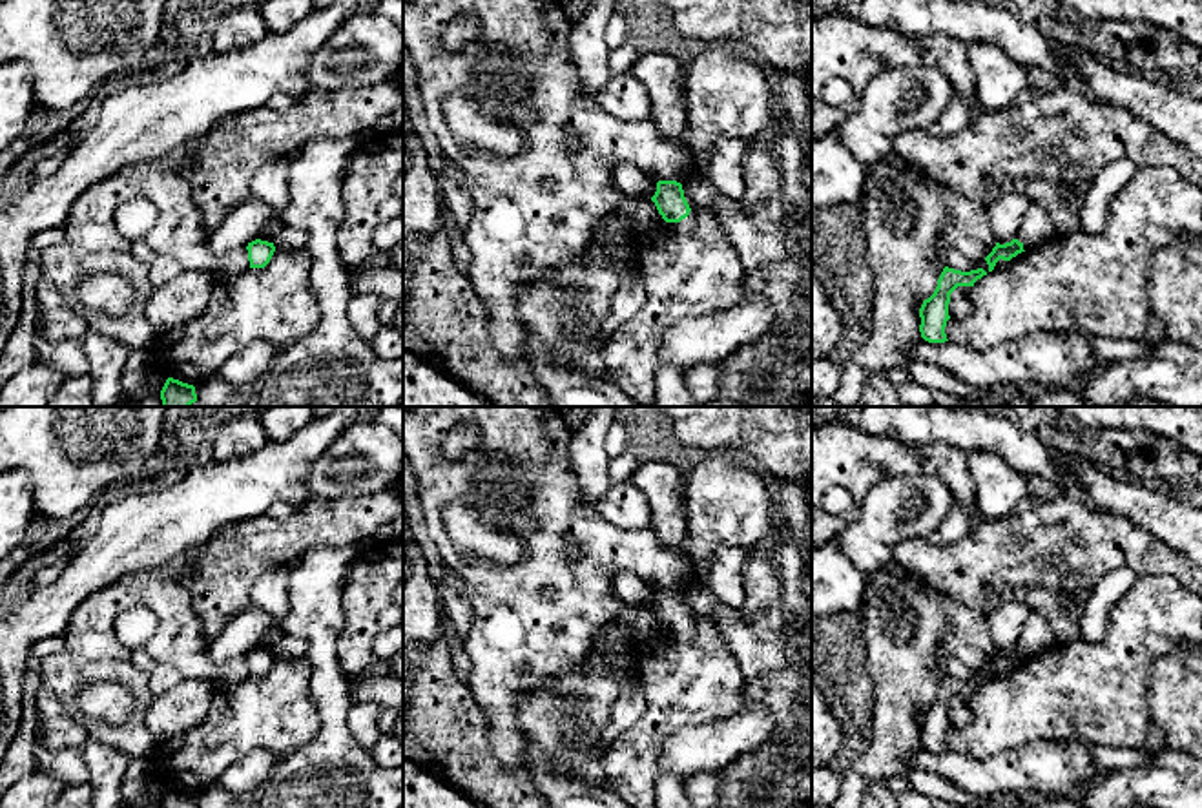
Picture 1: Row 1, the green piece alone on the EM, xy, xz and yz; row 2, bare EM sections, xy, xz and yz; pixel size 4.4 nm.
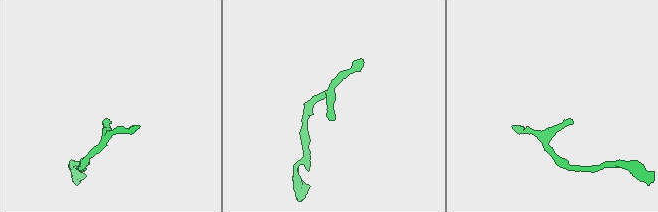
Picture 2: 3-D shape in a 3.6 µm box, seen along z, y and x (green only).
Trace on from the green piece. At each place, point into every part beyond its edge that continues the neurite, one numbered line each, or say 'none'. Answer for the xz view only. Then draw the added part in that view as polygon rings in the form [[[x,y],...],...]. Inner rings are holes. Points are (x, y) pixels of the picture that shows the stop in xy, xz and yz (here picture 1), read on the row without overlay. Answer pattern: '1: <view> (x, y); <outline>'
1: xz (686, 633); [[[691,618],[689,624],[680,631],[666,631],[666,633],[675,640],[691,642],[695,638],[695,622]]]

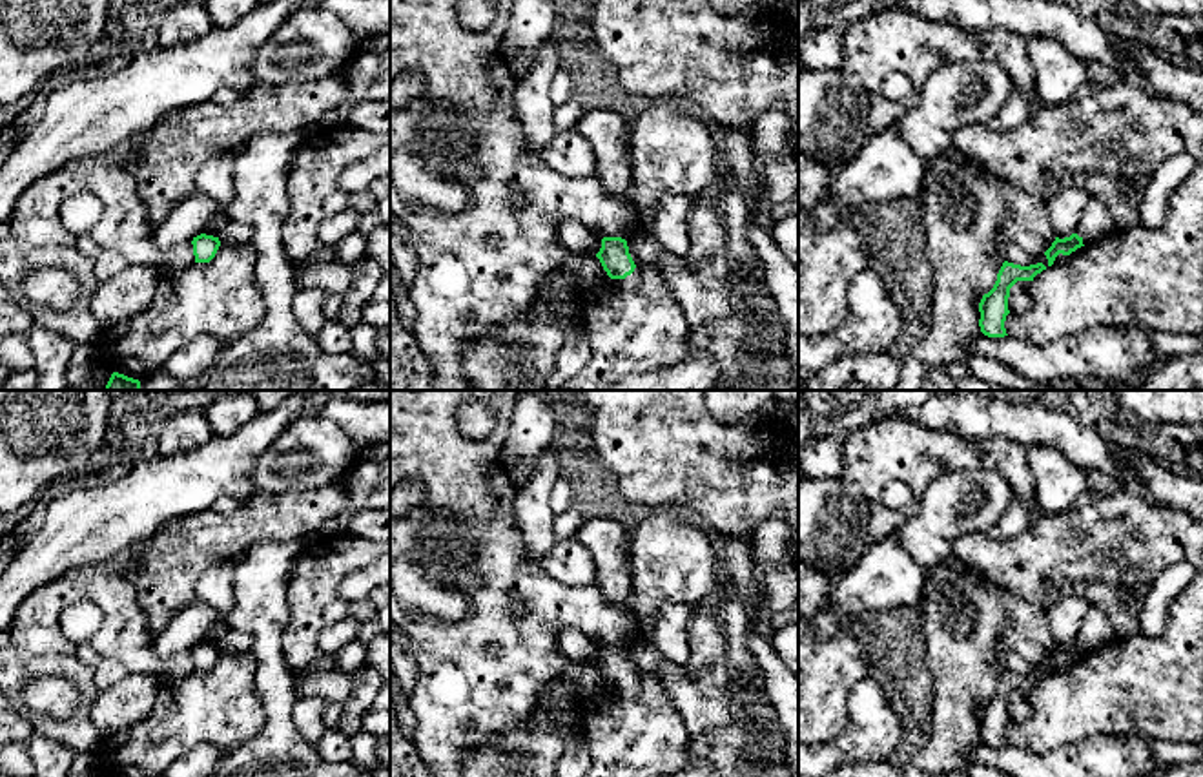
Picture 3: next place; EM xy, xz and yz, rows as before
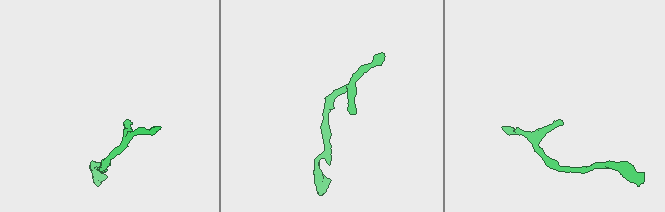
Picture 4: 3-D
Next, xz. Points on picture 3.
1: xz (631, 690); [[[636,675],[634,680],[625,688],[611,688],[611,689],[620,697],[636,699],[640,695],[640,679]]]

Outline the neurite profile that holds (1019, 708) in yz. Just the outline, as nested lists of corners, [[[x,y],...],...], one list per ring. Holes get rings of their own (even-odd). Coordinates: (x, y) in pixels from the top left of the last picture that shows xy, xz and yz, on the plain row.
[[[1017,689],[1010,697],[1008,719],[1010,722],[1024,722],[1032,713],[1032,689]]]

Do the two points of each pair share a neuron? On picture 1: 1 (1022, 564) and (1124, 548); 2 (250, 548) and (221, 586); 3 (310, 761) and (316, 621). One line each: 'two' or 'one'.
1: one
2: one
3: one

